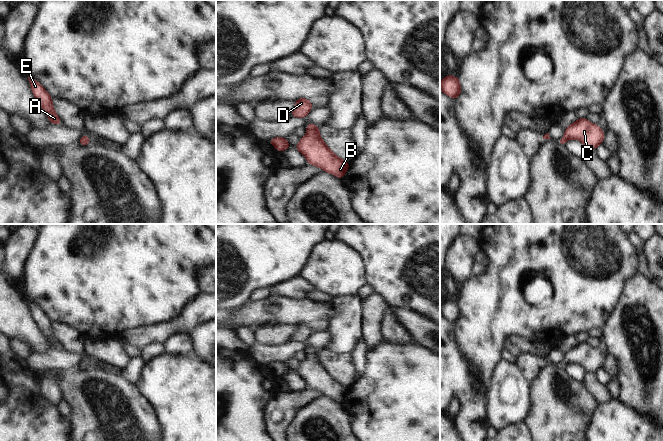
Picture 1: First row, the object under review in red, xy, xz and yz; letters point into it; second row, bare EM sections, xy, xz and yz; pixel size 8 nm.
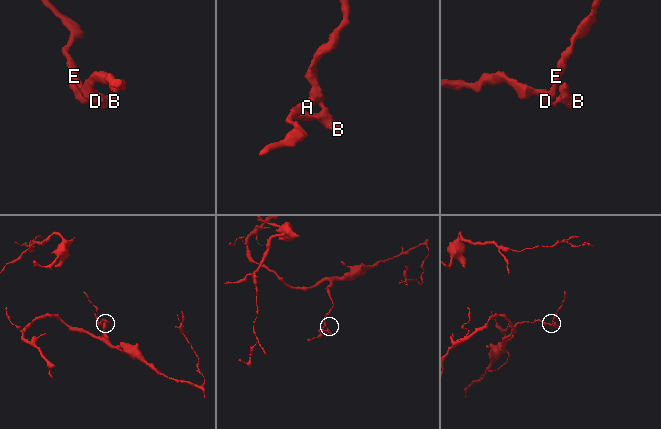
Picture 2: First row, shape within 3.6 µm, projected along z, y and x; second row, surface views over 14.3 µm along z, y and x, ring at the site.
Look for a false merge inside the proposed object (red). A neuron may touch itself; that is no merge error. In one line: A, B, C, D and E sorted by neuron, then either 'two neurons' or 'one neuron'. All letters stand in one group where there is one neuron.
A B C D E; one neuron

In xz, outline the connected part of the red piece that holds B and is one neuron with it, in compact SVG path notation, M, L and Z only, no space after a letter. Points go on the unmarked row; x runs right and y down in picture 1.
M307 347L307 359L300 363L295 372L307 383L308 388L320 391L342 403L350 387L337 381L321 363L319 350Z

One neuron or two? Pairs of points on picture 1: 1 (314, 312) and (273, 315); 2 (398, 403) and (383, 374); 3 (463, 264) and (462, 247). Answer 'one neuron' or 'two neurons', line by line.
1: one neuron
2: one neuron
3: one neuron

